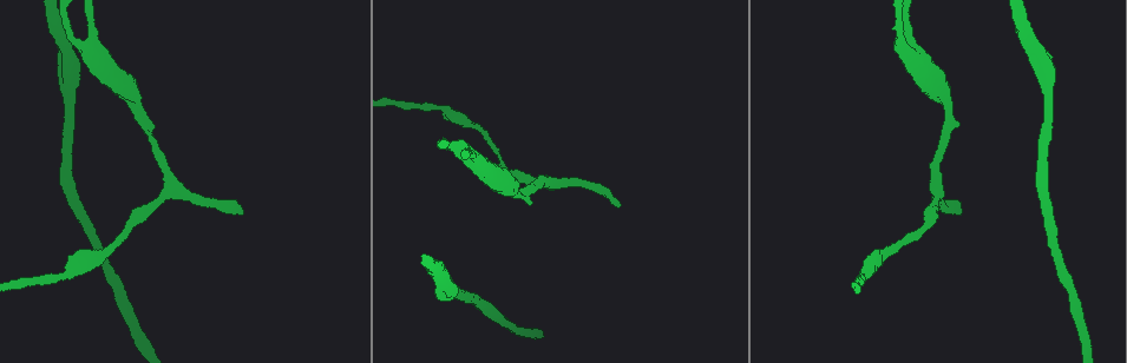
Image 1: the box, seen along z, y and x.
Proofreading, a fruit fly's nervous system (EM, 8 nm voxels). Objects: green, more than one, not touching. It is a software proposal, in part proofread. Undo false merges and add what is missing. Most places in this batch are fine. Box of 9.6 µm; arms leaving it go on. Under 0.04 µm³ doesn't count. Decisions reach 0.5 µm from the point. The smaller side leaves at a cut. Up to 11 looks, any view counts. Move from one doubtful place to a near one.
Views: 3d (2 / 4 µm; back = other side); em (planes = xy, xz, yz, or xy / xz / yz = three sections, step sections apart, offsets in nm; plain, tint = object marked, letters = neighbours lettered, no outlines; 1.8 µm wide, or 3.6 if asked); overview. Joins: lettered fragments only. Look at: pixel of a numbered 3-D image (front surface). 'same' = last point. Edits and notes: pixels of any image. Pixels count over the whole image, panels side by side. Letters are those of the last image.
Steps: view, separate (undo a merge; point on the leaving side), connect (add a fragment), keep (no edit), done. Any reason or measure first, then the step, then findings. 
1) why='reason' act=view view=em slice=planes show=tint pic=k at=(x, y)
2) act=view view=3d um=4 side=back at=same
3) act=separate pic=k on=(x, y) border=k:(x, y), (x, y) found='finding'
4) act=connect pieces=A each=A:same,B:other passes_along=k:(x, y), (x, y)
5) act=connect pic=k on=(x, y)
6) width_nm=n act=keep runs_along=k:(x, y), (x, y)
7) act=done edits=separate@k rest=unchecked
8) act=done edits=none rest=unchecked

why='calibre changes' act=view view=3d um=4 pic=1 at=(946, 102)

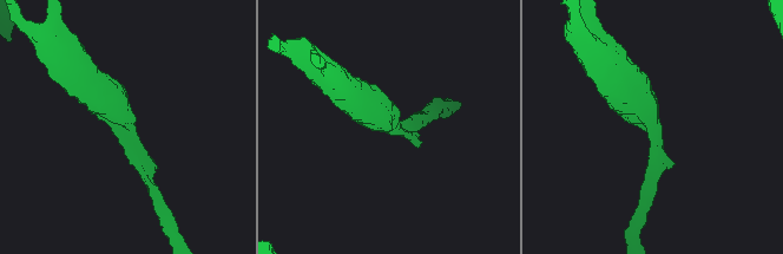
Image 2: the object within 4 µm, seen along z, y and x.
arm_widths_nm=160,550 act=view view=em um=3.6 slice=xz step=16 show=tint pic=2 at=(392, 127)

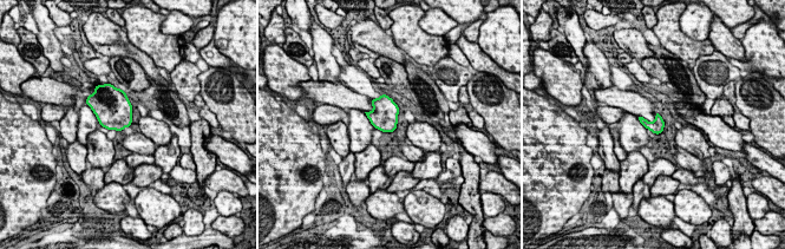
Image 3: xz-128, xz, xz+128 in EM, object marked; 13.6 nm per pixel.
act=view view=em um=3.6 slice=planes show=letters at=same

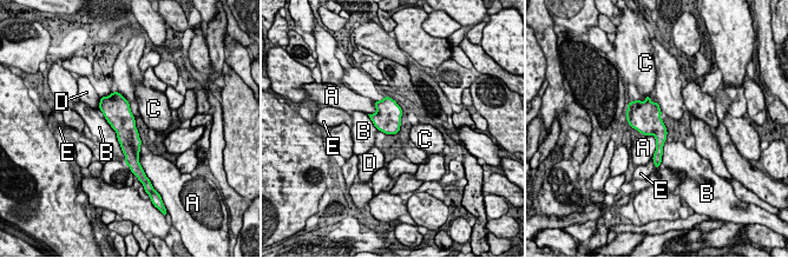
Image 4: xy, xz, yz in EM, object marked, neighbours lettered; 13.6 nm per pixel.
act=keep each=A:other,B:other,C:other,D:other,E:other border=4:(641, 133), (655, 138), (652, 158) found='one neuron here'

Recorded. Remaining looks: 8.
why='branch point' act=view view=em slice=planes show=letters pic=1 at=(168, 185)

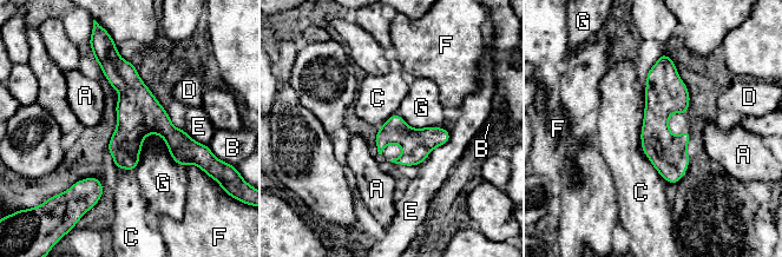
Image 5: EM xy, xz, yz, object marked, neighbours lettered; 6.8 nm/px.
act=keep each=A:other,B:other,C:other,D:other,E:other,F:other,G:other runs_along=5:(114, 60), (135, 98), (190, 160) found='all the same neuron'

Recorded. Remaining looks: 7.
why='an open end' act=view view=3d um=2 pic=1 at=(619, 205)

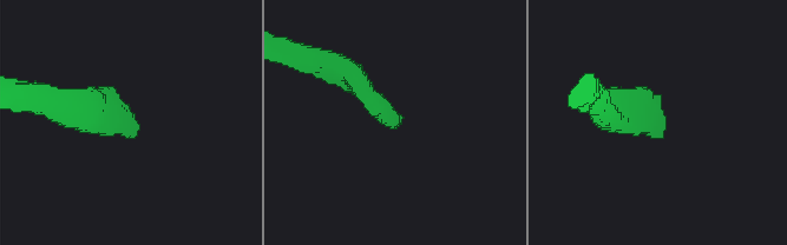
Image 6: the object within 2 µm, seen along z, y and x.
act=view view=em slice=xz step=16 show=tint pic=6 at=(661, 136)

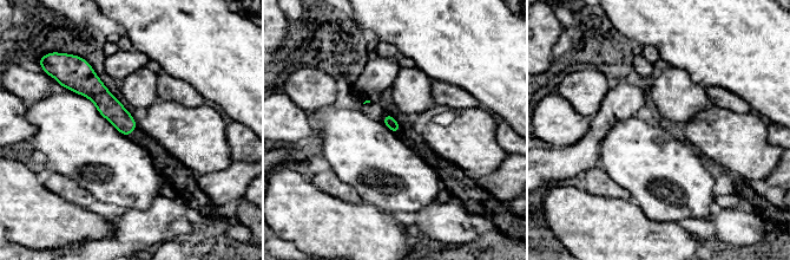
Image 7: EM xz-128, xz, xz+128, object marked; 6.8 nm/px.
act=view view=em slice=planes show=letters at=same

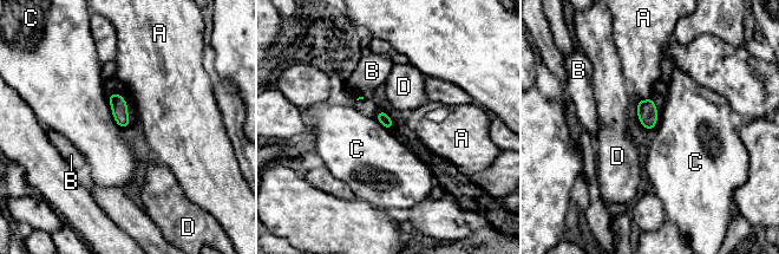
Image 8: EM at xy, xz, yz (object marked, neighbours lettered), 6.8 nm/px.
act=keep each=A:other,B:other,C:other,D:other border=8:(107, 97), (112, 117), (123, 129) found='none of them fits'

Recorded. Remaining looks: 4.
why='sudden change in width' act=view view=3d um=4 pic=1 at=(885, 256)

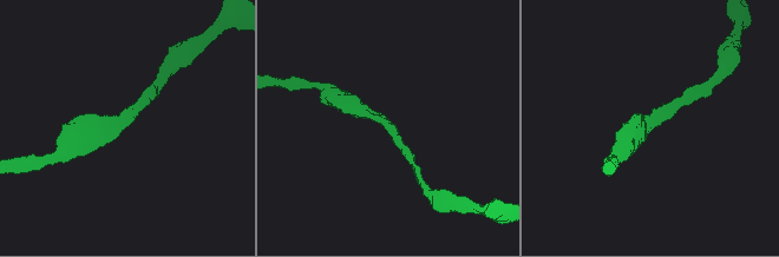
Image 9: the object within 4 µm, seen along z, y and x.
why='need the tissue' act=view view=em slice=xz step=4 show=tint pic=9 at=(380, 124)

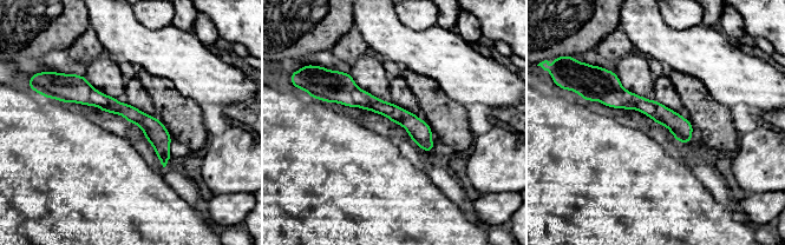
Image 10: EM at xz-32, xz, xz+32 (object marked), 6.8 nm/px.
why='cut it another way' act=view view=em slice=planes show=letters at=same

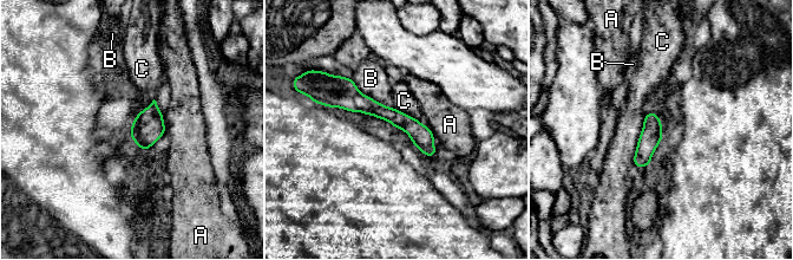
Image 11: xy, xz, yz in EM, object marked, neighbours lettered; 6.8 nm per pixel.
act=keep each=A:other,B:other,C:other runs_along=11:(331, 103), (390, 114), (433, 151) found='continuous, no second neuron'

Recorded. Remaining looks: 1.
act=done edits=none rest=unchecked

